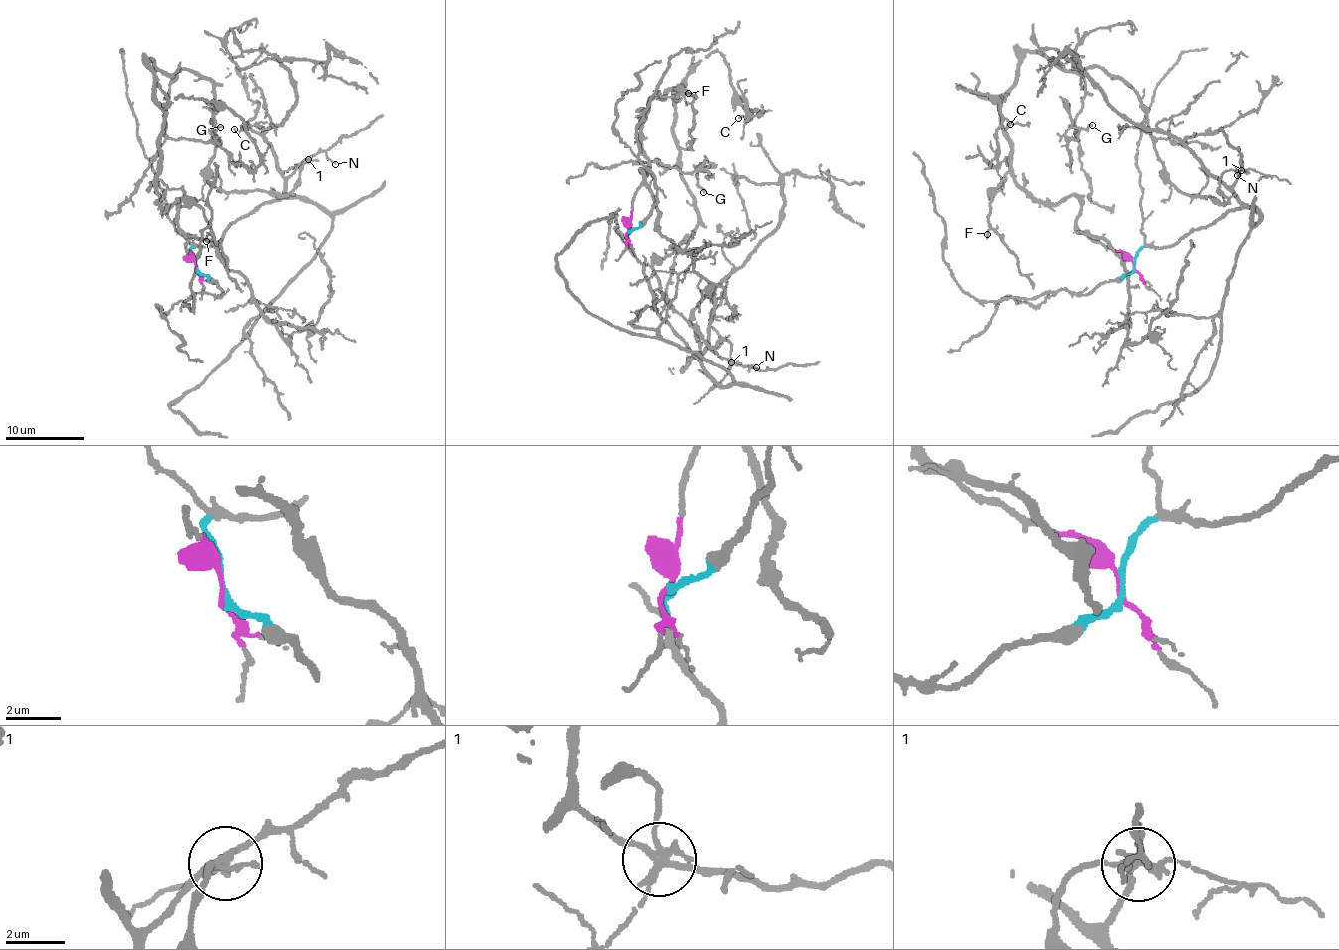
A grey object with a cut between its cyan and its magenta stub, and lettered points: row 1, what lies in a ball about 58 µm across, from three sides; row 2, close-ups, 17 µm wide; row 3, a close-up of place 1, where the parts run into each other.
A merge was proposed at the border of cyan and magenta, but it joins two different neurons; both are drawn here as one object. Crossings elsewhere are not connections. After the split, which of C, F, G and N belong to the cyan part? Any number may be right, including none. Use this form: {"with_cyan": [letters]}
{"with_cyan": ["N"]}

